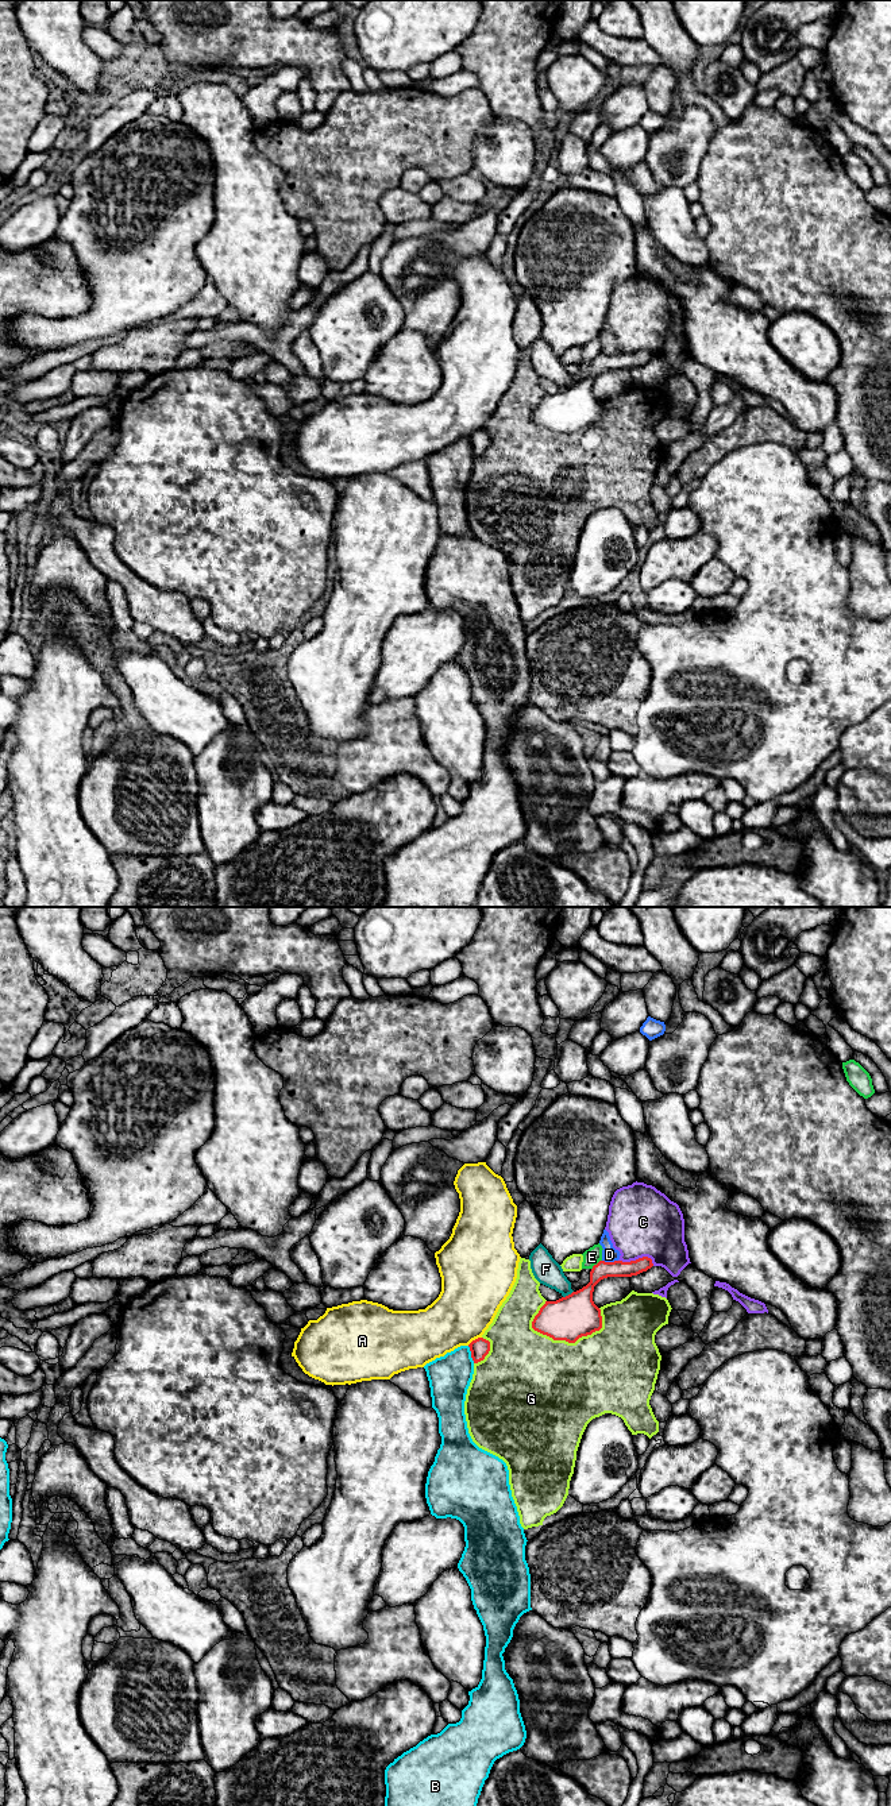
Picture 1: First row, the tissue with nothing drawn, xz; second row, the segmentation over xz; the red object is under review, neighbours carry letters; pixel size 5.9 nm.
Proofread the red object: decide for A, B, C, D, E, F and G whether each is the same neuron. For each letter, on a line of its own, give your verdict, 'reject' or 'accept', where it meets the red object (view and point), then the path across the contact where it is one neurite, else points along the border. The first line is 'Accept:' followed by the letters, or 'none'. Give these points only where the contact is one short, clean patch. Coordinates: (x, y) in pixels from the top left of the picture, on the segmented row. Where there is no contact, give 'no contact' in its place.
Accept: none
A: reject; contact xz (475, 1339)
B: reject; contact xz (471, 1354)
C: reject; contact xz (637, 1260); border xz (618, 1261), (635, 1261), (648, 1257), (654, 1265)
D: reject; contact xz (610, 1262); border xz (602, 1260), (617, 1261)
E: reject; contact xz (597, 1264)
F: reject; contact xz (569, 1295)
G: reject; contact xz (574, 1342)

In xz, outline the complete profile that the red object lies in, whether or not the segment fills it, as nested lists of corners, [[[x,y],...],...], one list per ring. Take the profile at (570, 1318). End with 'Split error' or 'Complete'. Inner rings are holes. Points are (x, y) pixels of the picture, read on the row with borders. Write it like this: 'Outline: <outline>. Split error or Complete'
Outline: [[[648,1257],[630,1262],[599,1261],[590,1271],[590,1282],[556,1301],[545,1301],[532,1321],[532,1328],[554,1340],[575,1343],[602,1328],[601,1309],[593,1301],[594,1286],[608,1277],[632,1277],[653,1266]]]. Complete

